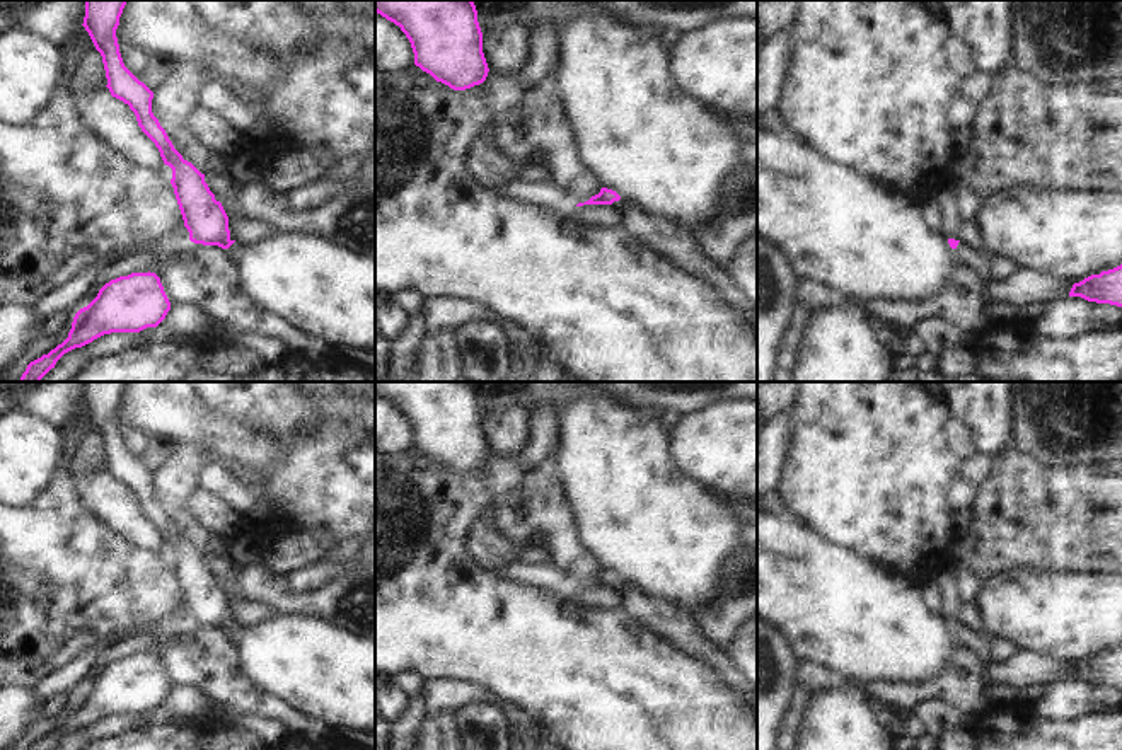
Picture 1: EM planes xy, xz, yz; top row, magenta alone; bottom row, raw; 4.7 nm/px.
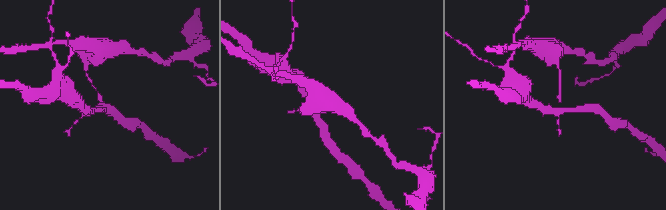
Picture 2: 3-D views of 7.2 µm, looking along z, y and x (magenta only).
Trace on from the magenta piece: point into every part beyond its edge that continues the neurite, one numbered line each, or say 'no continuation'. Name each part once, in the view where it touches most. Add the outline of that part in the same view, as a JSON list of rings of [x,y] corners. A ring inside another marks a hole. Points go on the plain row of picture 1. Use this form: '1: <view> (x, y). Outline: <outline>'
1: xy (232, 634). Outline: [[[234,624],[228,631],[223,631],[223,634],[225,634],[225,638],[227,638],[227,641],[230,644],[237,644],[239,636],[240,636],[240,629],[242,627],[239,627],[237,624]]]

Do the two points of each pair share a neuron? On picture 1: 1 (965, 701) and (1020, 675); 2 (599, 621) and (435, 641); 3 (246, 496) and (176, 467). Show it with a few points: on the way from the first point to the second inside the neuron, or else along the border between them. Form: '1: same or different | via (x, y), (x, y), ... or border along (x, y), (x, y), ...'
1: different | border along (984, 669), (984, 684), (998, 699)
2: same | via (558, 638), (476, 638)
3: different | border along (208, 461), (198, 471), (196, 486)

